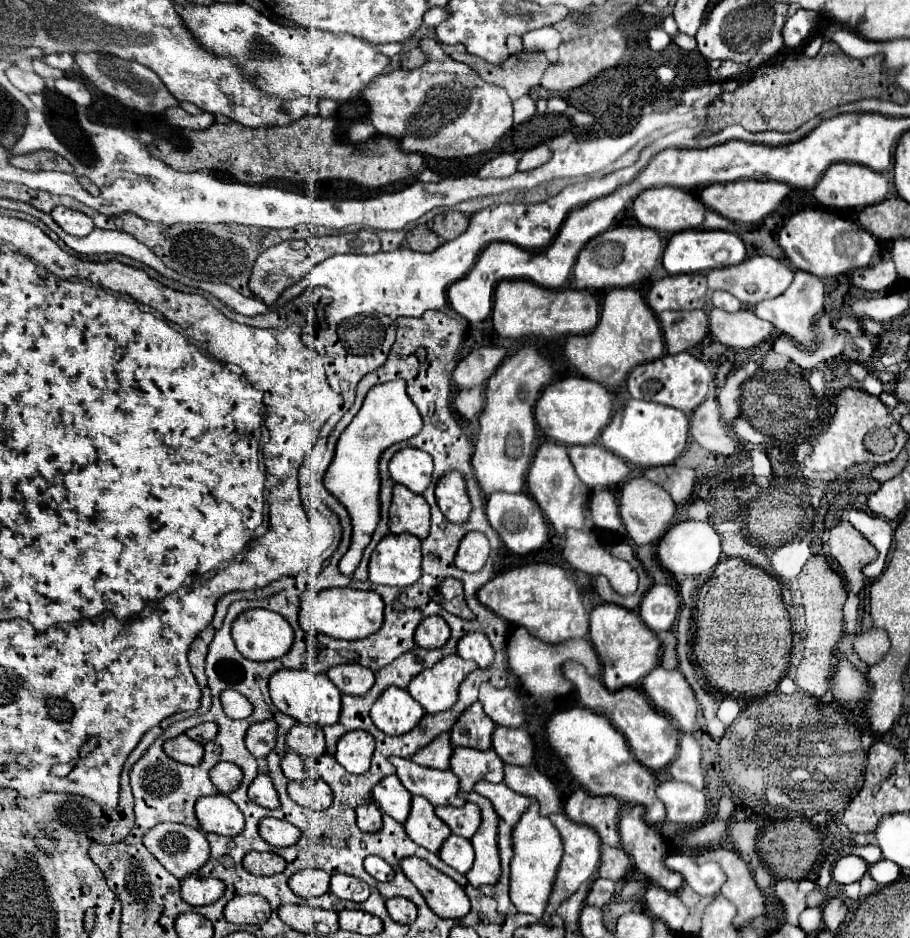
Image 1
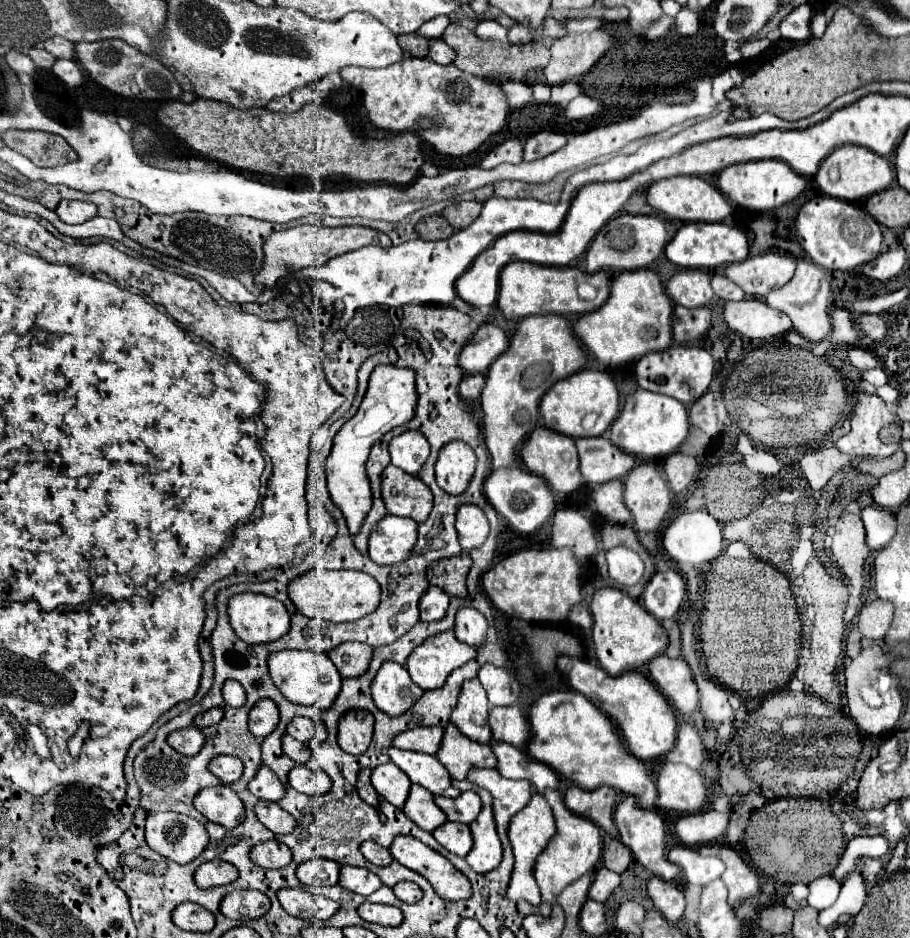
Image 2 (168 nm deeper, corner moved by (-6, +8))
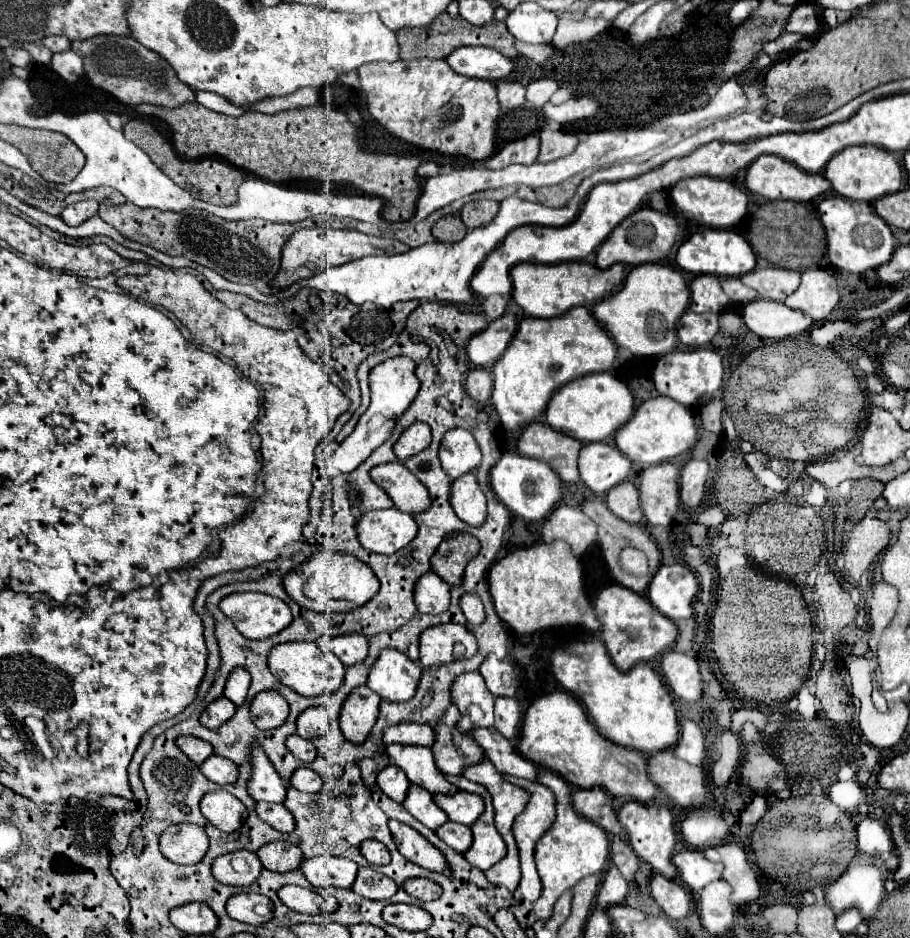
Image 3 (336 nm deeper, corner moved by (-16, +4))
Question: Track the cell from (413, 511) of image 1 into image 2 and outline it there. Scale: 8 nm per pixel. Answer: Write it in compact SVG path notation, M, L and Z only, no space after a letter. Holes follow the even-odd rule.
M392 464L382 474L382 498L390 514L412 518L418 524L426 522L432 512L430 488L418 476L410 476Z

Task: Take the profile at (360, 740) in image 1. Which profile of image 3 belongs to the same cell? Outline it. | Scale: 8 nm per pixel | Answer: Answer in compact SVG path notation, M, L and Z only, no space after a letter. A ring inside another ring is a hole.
M368 686L354 688L348 694L348 700L344 700L340 708L340 730L346 740L360 744L368 738L378 718L378 704L380 696L376 696L376 692L372 692Z

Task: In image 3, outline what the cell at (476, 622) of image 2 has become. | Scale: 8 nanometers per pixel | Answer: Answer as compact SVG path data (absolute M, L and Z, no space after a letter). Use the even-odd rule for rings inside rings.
M464 594L460 598L460 608L462 608L462 612L470 624L476 626L484 620L484 608L482 608L482 602L476 594Z

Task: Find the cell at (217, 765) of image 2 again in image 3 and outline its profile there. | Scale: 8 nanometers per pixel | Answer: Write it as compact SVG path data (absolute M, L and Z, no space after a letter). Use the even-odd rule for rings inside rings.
M212 754L208 760L204 760L200 764L200 772L216 784L232 784L238 778L236 764L232 764L232 760L228 760L228 758L222 758L216 754Z

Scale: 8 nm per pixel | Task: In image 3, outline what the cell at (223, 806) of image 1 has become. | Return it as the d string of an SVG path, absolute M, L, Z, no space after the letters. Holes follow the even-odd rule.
M226 790L204 794L200 802L200 810L212 826L224 832L236 832L248 816L246 806Z

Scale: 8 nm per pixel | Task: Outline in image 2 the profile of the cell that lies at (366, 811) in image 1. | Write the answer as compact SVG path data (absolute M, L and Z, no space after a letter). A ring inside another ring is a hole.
M364 768L360 774L358 774L358 784L356 784L356 790L360 794L360 798L370 804L372 808L378 808L380 806L380 796L378 792L374 790L374 786L370 784L370 770Z

